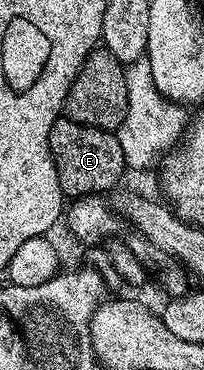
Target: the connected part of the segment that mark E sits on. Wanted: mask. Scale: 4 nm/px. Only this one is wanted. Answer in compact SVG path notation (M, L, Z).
M65 115L59 116L52 123L52 131L48 135L50 158L56 167L56 175L60 179L62 196L66 199L106 195L106 192L127 172L124 151L120 151L117 136L109 129L88 127L84 123L76 123Z

